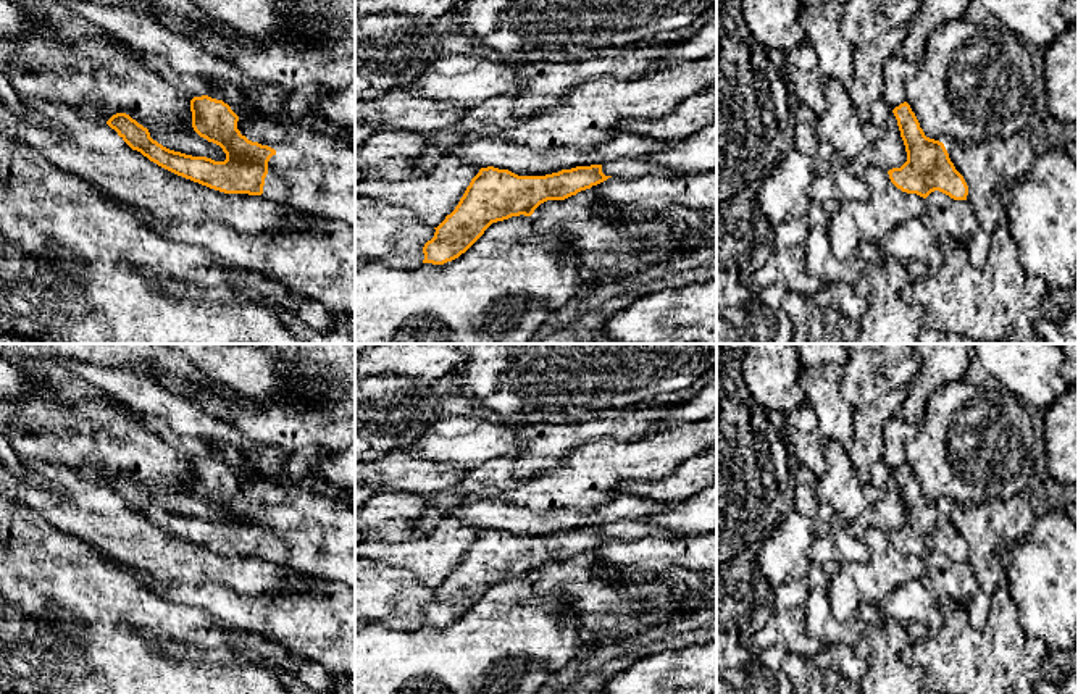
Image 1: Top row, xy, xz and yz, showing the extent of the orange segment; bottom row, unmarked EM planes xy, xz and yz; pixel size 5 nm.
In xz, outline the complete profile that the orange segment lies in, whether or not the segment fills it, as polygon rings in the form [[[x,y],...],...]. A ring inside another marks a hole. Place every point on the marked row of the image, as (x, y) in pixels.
[[[625,157],[604,165],[576,166],[545,176],[518,176],[508,169],[499,169],[494,166],[481,168],[471,179],[455,210],[447,215],[437,228],[434,228],[434,237],[423,247],[423,263],[444,265],[452,261],[465,253],[492,223],[520,215],[531,216],[541,203],[547,200],[565,200],[607,181],[608,178],[628,181],[641,176],[673,178],[679,174],[681,173],[650,161],[646,157]]]

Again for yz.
[[[907,102],[896,107],[892,113],[905,145],[907,161],[888,171],[891,182],[902,192],[923,199],[939,190],[954,200],[967,200],[968,186],[951,161],[944,144],[925,136]]]

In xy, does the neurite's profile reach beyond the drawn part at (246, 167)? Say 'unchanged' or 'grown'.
grown

